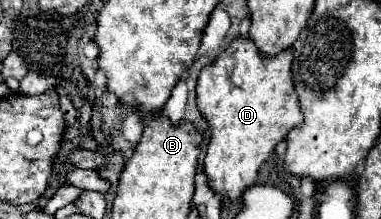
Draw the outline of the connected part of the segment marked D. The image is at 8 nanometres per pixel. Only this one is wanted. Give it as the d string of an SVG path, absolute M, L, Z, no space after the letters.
M237 37L225 47L223 53L215 57L211 65L201 69L197 81L197 105L211 127L211 141L203 165L209 177L209 185L215 193L221 193L229 199L239 199L243 191L255 183L257 169L273 153L275 145L283 141L295 125L303 121L299 99L293 87L291 63L293 63L293 47L285 49L285 53L265 57L255 47L251 37Z

